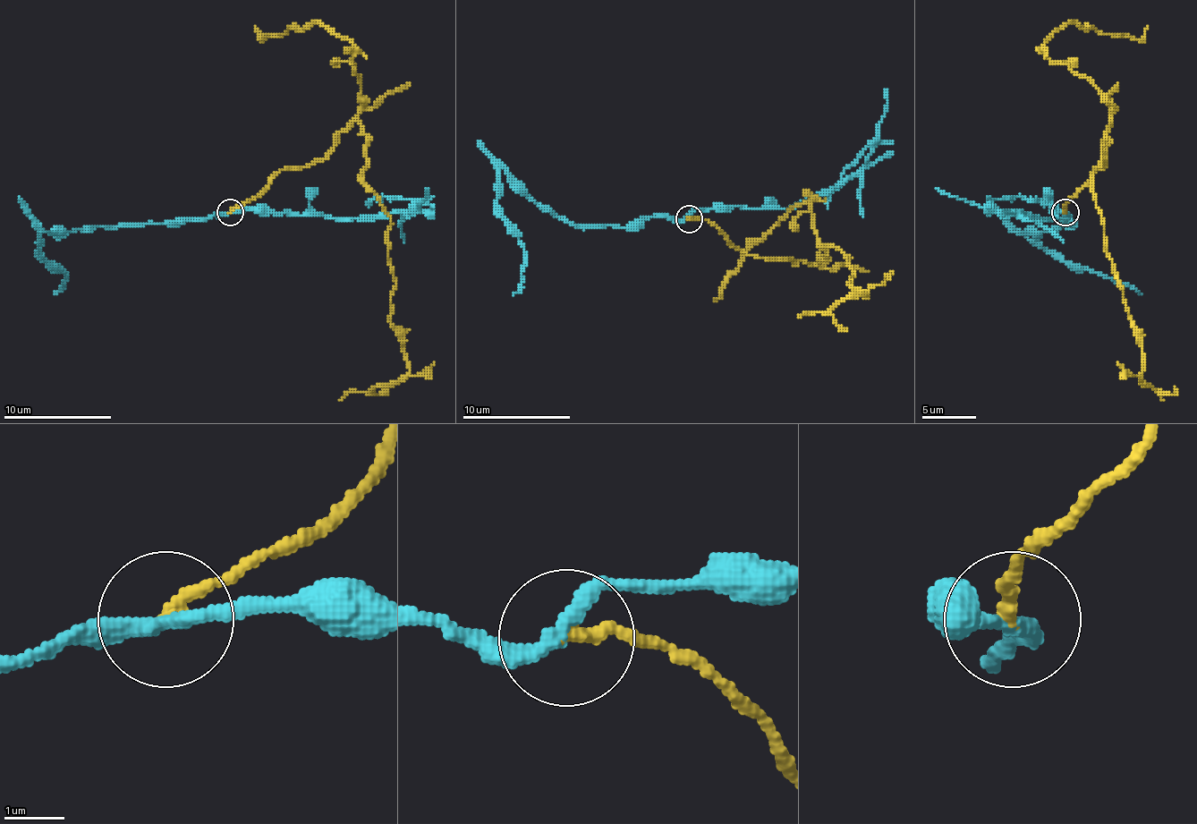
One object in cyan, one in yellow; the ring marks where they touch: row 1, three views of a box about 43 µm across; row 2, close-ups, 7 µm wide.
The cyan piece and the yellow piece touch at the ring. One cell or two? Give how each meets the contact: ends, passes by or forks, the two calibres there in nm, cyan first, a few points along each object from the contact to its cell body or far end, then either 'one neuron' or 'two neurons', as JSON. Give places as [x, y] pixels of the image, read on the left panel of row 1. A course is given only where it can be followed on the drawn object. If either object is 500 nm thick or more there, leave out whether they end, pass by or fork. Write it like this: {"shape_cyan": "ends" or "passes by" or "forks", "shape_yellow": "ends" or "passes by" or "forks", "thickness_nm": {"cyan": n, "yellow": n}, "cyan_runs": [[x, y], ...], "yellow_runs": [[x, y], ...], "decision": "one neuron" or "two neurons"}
{"shape_cyan": "passes by", "shape_yellow": "ends", "thickness_nm": {"cyan": 240, "yellow": 240}, "cyan_runs": [[231, 213], [214, 213], [200, 221], [87, 226], [43, 232], [38, 250], [65, 272], [63, 286], [55, 294]], "yellow_runs": [[231, 213], [360, 126], [363, 182], [390, 218], [390, 327], [410, 370], [339, 400]], "decision": "two neurons"}

